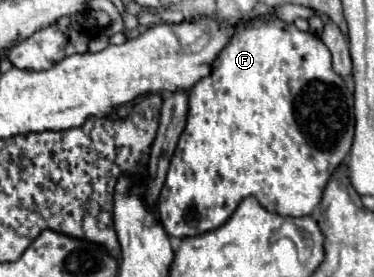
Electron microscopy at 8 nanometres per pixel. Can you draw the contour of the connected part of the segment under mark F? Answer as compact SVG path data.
M278 18L248 26L222 50L212 74L190 88L186 128L158 200L160 222L170 236L198 236L222 226L246 196L254 196L268 212L280 216L310 216L320 204L328 180L350 154L352 140L354 96L332 70L330 50L324 42Z

